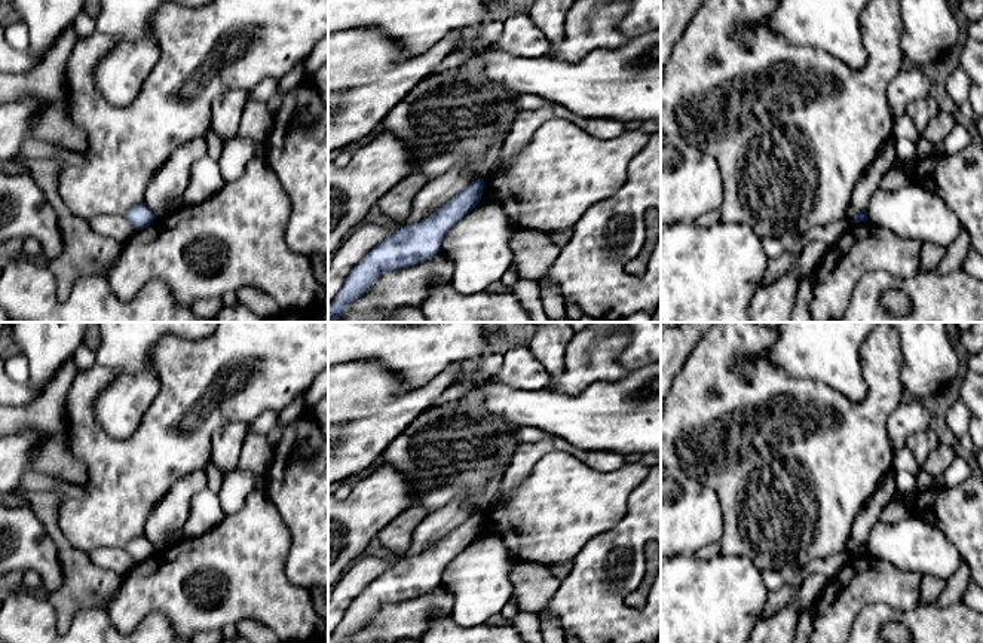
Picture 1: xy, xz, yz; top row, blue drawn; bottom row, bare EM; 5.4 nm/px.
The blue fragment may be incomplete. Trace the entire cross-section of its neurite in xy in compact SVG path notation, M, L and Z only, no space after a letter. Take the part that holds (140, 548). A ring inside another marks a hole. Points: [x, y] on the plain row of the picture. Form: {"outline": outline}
{"outline": "M146 536L129 541L122 549L125 549L137 563L150 558L156 551Z"}

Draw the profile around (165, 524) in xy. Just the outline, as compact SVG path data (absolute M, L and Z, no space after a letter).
M193 471L180 478L153 508L144 536L151 545L163 551L175 541L184 538L183 527L190 514L192 497L206 489L203 471Z

